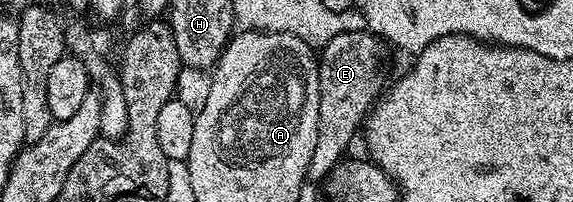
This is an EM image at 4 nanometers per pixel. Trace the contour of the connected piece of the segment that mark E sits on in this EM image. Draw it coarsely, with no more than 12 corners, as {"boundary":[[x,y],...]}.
{"boundary":[[341,32],[319,51],[310,184],[342,162],[374,102],[381,43]]}

